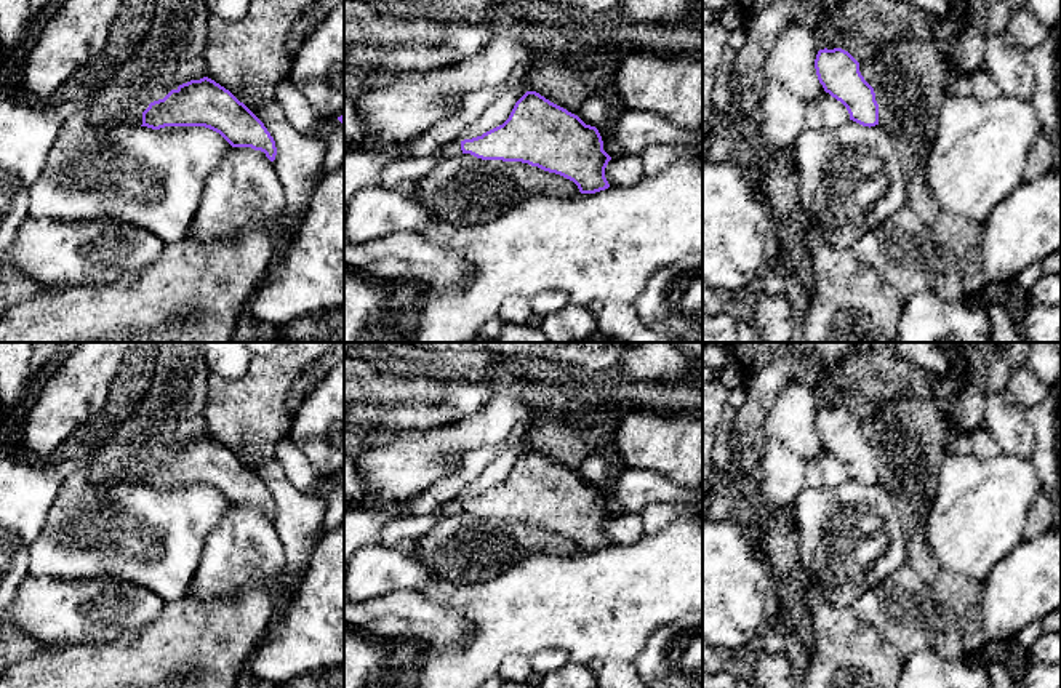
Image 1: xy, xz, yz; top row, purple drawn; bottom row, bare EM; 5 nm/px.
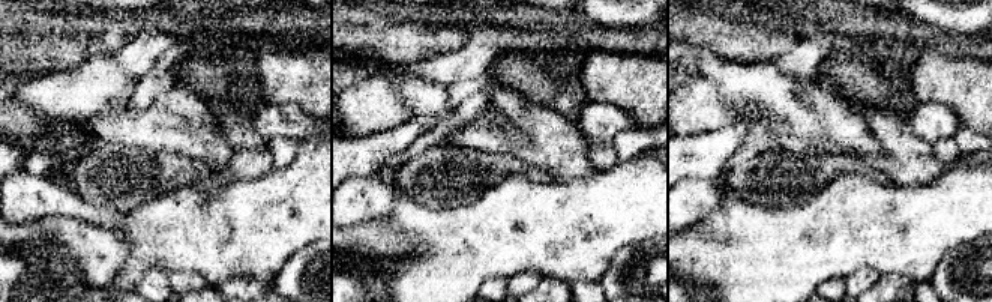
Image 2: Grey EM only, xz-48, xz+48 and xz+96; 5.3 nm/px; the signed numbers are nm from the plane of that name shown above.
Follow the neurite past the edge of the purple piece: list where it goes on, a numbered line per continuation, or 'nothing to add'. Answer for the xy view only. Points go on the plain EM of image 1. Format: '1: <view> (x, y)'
nothing to add

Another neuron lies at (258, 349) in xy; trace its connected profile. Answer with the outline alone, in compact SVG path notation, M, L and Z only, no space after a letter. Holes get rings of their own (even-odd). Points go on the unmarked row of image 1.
M243 342L253 357L266 357L277 350L280 342Z

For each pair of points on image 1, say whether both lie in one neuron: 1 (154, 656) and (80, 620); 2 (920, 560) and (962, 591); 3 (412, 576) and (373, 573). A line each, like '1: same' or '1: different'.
1: different
2: same
3: same

